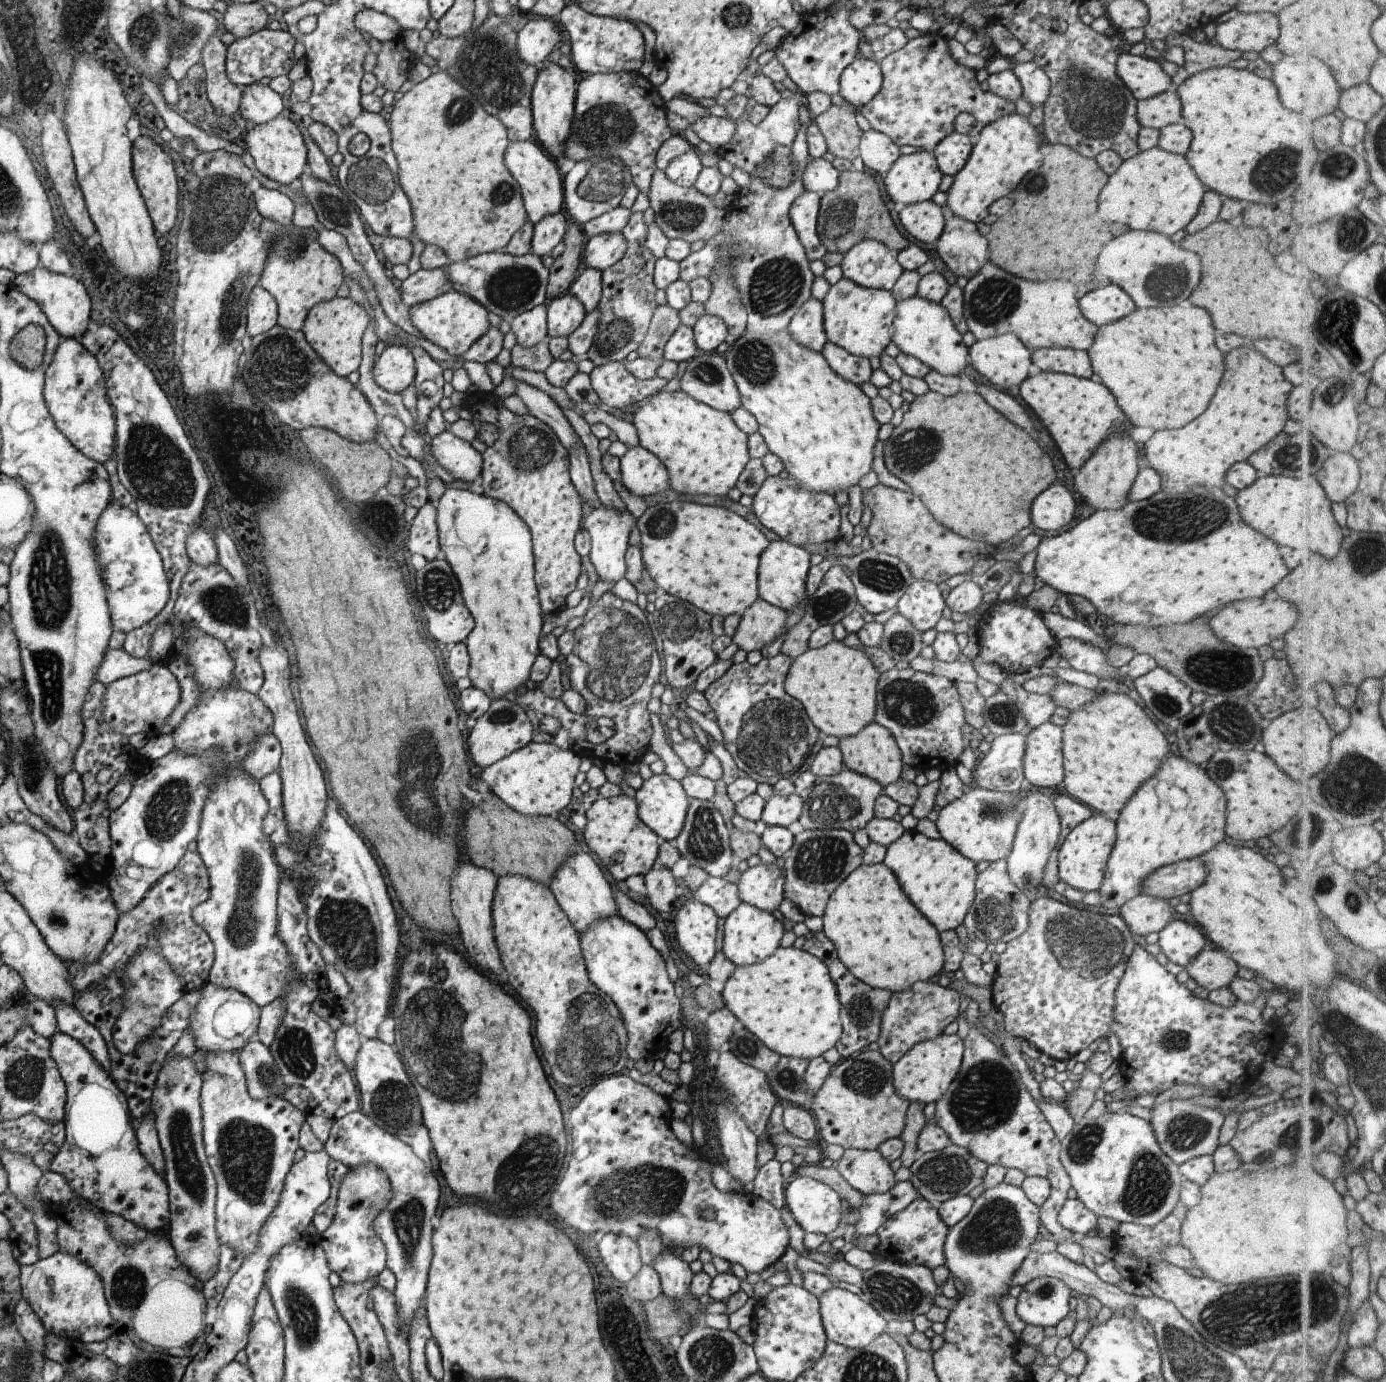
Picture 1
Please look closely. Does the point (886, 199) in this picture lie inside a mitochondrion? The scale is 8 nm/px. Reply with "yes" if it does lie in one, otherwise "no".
no

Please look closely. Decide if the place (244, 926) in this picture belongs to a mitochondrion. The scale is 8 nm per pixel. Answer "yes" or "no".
yes

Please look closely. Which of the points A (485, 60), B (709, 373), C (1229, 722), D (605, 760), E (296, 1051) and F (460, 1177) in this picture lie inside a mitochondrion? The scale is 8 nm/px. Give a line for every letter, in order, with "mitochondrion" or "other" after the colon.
A: mitochondrion
B: mitochondrion
C: mitochondrion
D: other
E: mitochondrion
F: other

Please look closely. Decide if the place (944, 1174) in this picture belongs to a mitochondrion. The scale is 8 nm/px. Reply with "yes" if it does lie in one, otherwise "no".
yes

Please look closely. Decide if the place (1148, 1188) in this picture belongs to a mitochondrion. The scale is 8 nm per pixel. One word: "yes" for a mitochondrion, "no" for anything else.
yes

